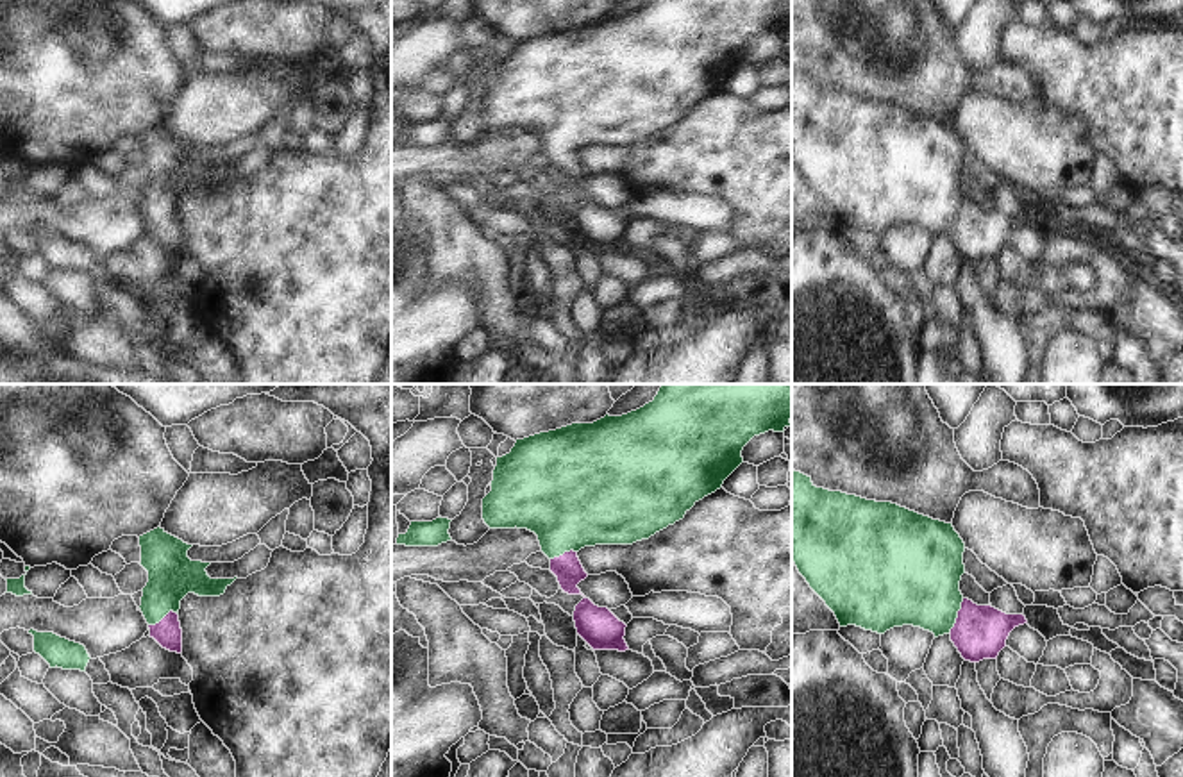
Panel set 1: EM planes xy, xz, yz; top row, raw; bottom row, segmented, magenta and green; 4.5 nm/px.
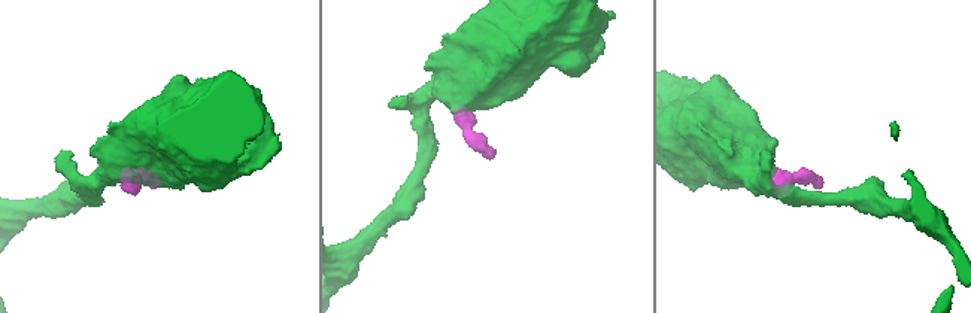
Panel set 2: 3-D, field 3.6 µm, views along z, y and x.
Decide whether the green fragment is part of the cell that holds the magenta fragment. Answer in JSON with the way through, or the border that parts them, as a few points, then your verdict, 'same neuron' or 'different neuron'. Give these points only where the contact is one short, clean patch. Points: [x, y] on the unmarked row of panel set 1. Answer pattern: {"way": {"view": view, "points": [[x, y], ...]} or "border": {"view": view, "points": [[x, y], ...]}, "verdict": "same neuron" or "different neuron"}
{"way": {"view": "yz", "points": [[980, 233], [958, 217], [948, 213], [915, 181]]}, "verdict": "same neuron"}

